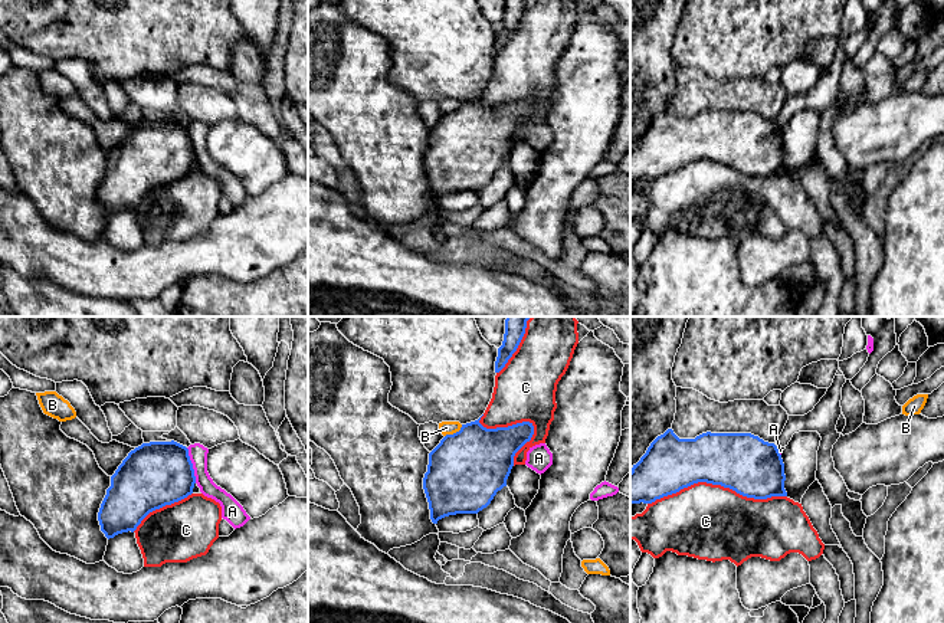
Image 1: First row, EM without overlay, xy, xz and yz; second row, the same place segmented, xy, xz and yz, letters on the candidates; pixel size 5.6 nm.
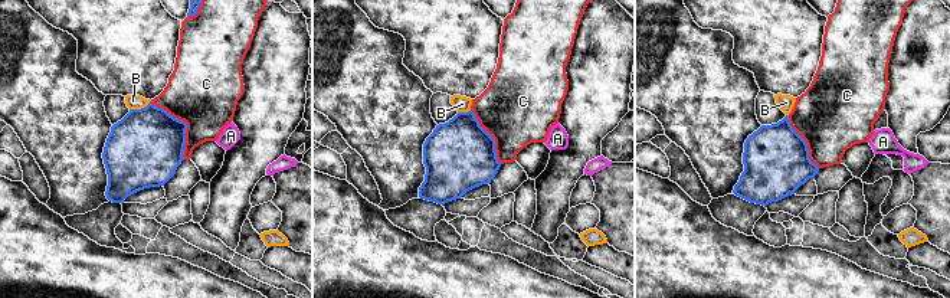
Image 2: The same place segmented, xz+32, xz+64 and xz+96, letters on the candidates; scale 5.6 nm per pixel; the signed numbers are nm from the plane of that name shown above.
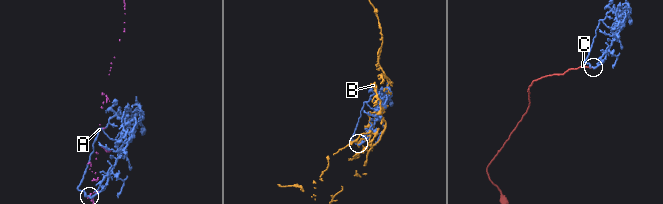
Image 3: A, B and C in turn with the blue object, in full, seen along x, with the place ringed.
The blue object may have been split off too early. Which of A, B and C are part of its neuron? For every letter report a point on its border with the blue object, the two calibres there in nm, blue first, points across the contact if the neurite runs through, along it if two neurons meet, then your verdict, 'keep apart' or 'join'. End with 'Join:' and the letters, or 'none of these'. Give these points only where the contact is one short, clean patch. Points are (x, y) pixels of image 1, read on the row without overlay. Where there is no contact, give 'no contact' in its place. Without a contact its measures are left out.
A: meets blue in xy at (192, 143); 360 nm thick on the blue side, 100 nm on the other; border along xy (186, 125), (196, 160); keep apart
B: meets blue in xz at (454, 111); 420 nm thick on the blue side, 80 nm on the other; border along xz (462, 102), (458, 108), (445, 114); keep apart
C: meets blue in yz at (717, 161); 320 nm thick on the blue side, 420 nm on the other; join
Join: C

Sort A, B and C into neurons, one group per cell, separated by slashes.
A / B / C

